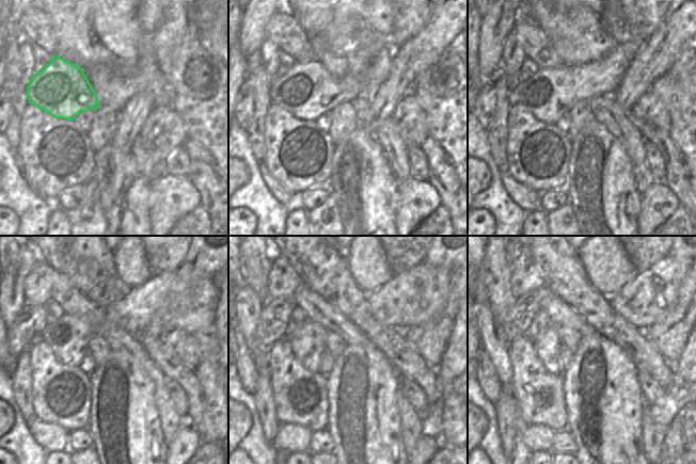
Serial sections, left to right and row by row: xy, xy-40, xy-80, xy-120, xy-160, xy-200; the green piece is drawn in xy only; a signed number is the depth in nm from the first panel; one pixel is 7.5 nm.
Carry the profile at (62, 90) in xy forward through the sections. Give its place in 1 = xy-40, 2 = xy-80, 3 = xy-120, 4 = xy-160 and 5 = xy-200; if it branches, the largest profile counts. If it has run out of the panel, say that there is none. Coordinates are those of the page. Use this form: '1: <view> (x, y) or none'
1: xy-40 (306, 91)
2: xy-80 (550, 93)
3: xy-120 (68, 336)
4: xy-160 (411, 291)
5: xy-200 (651, 291)

